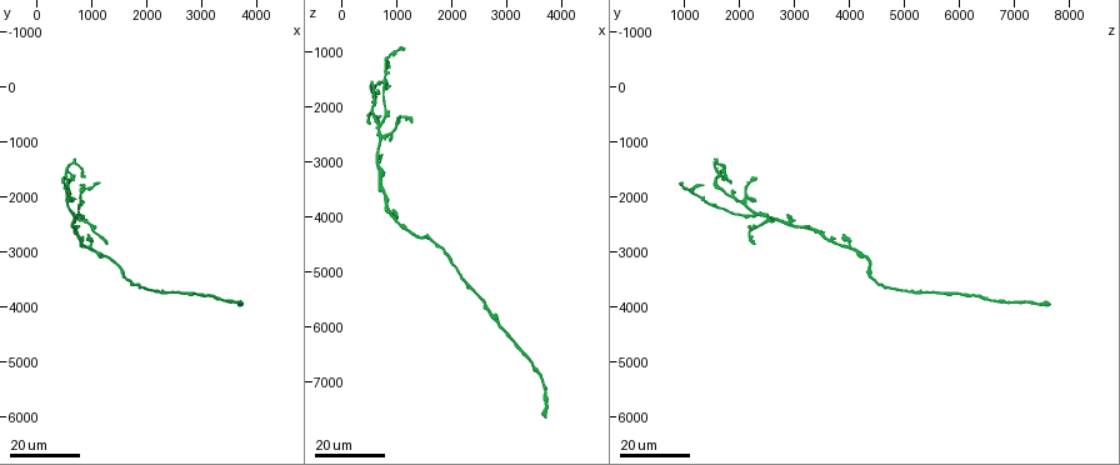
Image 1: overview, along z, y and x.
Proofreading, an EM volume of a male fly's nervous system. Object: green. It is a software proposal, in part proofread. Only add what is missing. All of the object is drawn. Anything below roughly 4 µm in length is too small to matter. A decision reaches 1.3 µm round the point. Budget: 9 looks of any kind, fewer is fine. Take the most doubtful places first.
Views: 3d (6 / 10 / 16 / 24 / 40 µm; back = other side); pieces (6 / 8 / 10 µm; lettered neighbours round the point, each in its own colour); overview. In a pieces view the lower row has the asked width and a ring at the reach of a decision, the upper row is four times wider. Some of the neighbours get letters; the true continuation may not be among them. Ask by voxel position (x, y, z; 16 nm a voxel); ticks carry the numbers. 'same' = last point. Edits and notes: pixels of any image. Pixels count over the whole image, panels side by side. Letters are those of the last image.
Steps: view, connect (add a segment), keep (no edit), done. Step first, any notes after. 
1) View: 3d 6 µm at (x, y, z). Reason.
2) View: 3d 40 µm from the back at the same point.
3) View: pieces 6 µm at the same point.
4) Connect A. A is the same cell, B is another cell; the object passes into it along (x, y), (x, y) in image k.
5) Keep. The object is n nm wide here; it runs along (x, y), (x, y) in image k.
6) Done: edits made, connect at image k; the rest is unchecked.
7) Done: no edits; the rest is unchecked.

View: 3d 16 µm at (1100, 1800, 1000). An open end.

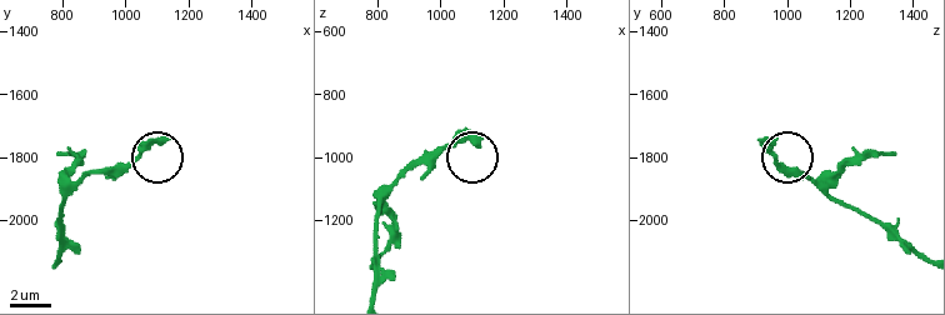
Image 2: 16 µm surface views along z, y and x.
View: pieces 10 µm at (1130, 1740, 940).

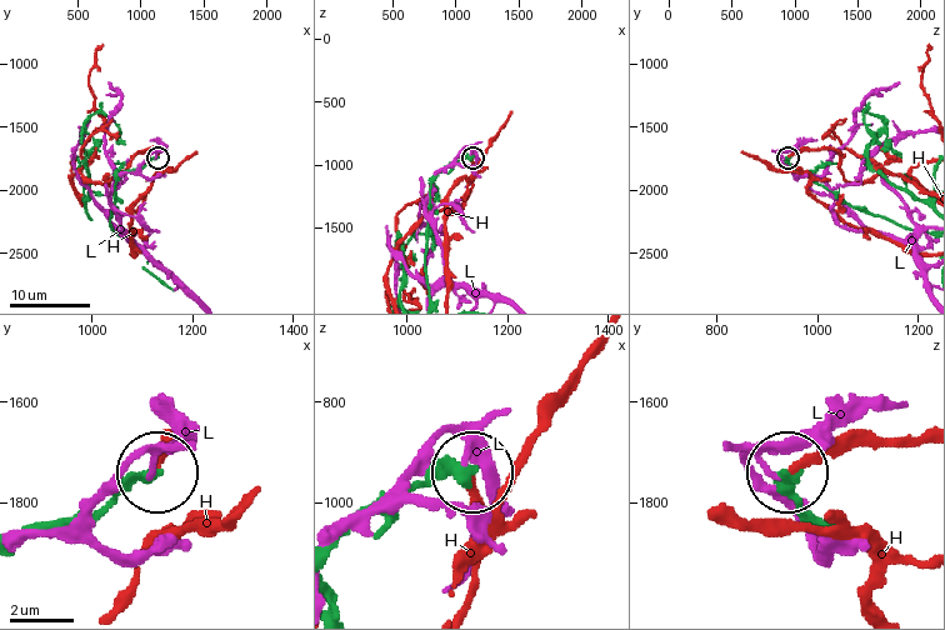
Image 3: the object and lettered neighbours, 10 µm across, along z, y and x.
Keep. H and L are other cells; it runs along (425, 259), (430, 183), (446, 169), (471, 158) in image 3; none of them fits.

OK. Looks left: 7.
View: 3d 16 µm at (900, 1600, 1650). Long arm stops here.

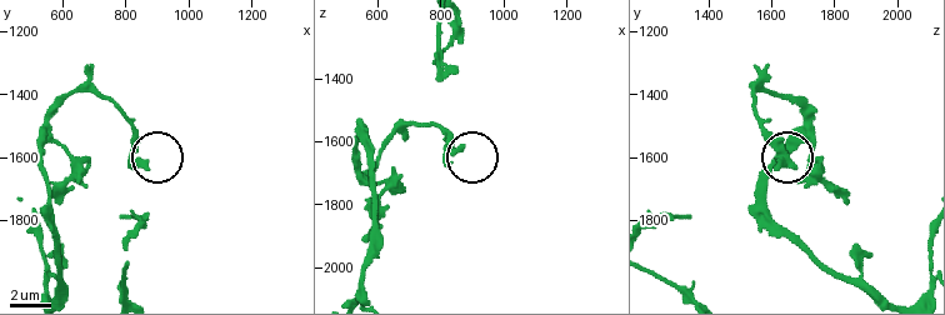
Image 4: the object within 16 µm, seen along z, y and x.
View: pieces 10 µm at (860, 1630, 1620).

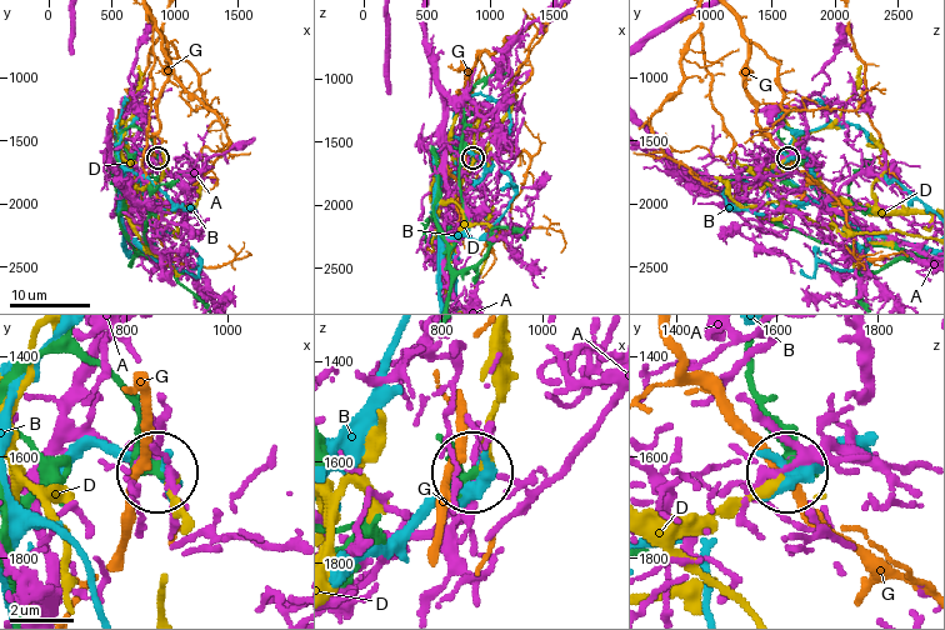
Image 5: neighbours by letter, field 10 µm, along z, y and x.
Keep. A, B, D and G are other cells; none of them fits.

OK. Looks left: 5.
View: 3d 24 µm at (1250, 2850, 2250). Free end.

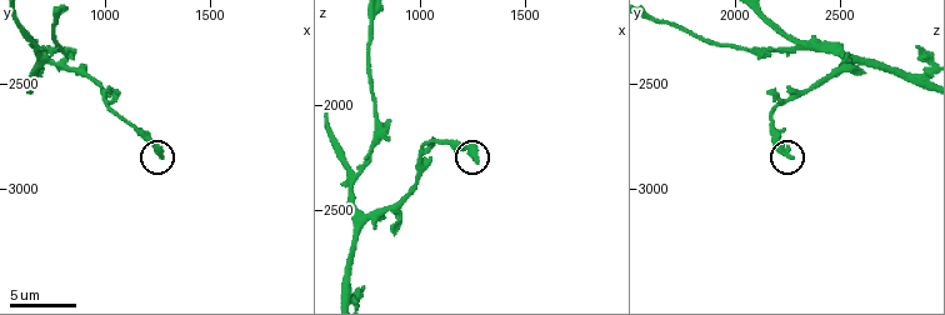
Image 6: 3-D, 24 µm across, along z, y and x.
View: pieces 6 µm at (1270, 2850, 2260). See the neighbours.

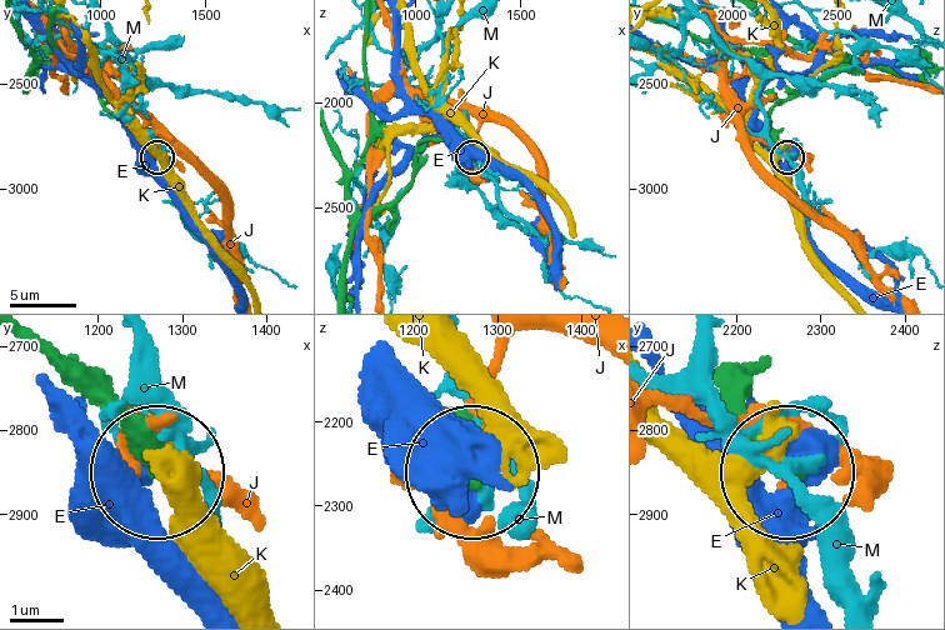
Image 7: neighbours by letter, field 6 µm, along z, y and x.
Keep. E, J, K and M are other cells; no lettered segment goes on from it.

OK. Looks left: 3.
View: pieces 10 µm at (730, 2340, 2860). Branch stops here.

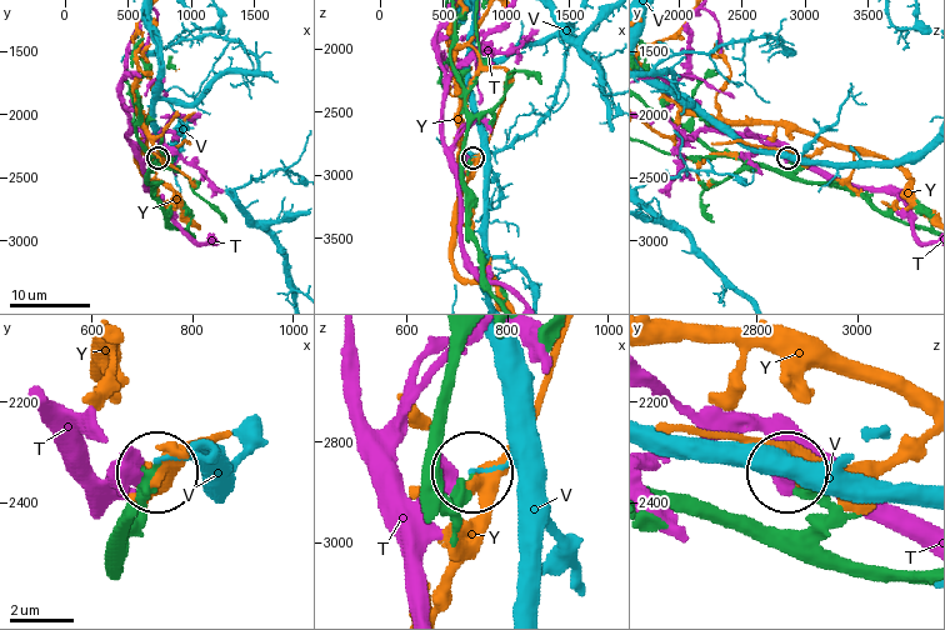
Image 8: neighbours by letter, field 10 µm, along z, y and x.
Keep. T, V and Y are other cells; none of them fits.

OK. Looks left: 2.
Done: no edits; the rest is unchecked.

